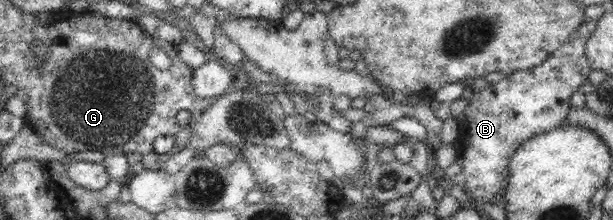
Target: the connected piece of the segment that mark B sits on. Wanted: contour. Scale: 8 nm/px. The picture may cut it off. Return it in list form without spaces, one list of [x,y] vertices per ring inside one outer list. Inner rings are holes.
[[[590,19],[580,24],[576,31],[568,38],[568,41],[553,51],[540,65],[524,71],[516,71],[506,74],[501,81],[496,84],[488,84],[483,91],[474,92],[474,96],[468,101],[464,113],[459,121],[459,161],[462,165],[461,172],[464,174],[465,183],[473,194],[484,202],[495,203],[503,196],[507,184],[508,164],[516,149],[532,139],[532,136],[550,131],[562,126],[562,121],[566,121],[566,115],[570,111],[573,94],[589,80],[592,71],[590,62],[586,58],[586,41],[594,33],[597,20]]]

